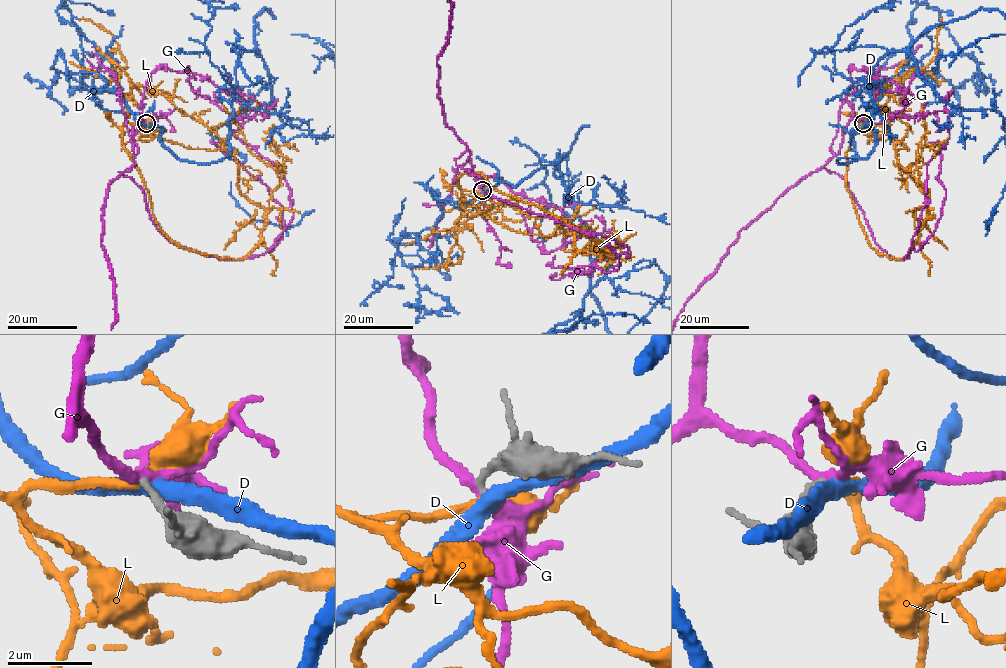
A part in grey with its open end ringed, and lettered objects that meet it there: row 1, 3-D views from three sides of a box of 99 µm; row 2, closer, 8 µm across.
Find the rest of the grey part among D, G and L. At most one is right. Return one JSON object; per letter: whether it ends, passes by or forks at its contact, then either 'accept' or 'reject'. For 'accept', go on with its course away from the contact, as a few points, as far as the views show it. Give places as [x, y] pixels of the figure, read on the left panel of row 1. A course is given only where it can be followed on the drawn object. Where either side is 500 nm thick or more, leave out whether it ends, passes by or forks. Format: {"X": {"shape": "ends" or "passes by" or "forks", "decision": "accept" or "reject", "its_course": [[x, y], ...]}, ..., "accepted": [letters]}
{"D": {"shape": "passes by", "decision": "reject"}, "G": {"shape": "passes by", "decision": "reject"}, "L": {"shape": "passes by", "decision": "accept", "its_course": [[147, 123], [141, 133], [228, 150], [238, 189], [268, 212], [284, 170], [251, 152], [221, 104]]}, "accepted": ["L"]}

